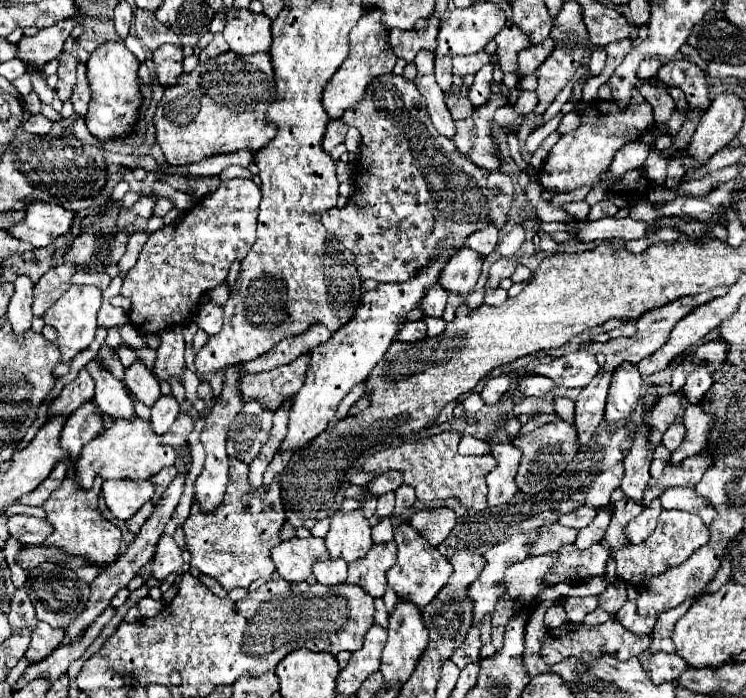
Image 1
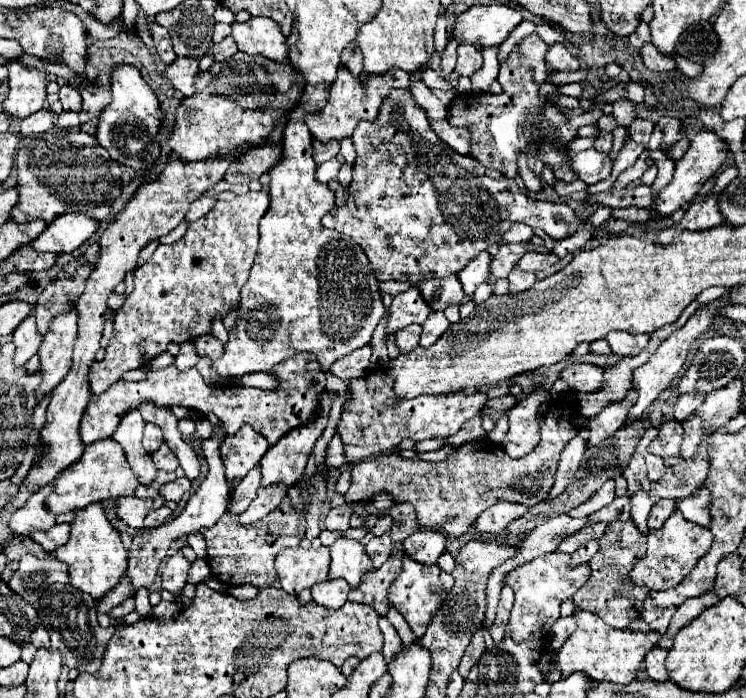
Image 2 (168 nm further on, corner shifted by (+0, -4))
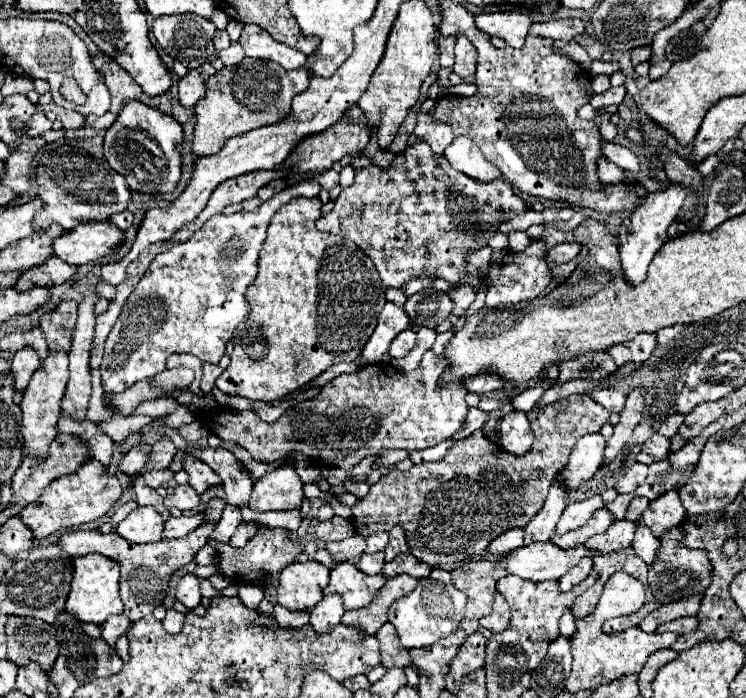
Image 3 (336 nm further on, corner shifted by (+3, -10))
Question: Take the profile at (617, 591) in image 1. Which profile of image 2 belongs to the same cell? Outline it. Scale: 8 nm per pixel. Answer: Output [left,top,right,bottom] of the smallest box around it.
[573,521,647,629]

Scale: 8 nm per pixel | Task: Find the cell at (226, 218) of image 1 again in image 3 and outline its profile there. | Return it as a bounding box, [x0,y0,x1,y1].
[100,169,339,393]

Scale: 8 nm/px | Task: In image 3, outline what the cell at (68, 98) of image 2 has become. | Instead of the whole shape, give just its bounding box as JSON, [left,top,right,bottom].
[37,102,86,129]

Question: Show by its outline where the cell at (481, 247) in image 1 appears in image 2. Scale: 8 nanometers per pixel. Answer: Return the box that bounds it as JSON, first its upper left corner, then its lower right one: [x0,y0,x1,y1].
[459,251,491,295]

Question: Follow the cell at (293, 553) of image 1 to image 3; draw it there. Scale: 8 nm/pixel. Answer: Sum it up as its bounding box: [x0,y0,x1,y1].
[278,561,328,611]

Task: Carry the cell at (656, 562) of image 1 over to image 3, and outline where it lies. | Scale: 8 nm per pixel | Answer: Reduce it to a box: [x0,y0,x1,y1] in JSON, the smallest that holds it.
[648,527,712,603]

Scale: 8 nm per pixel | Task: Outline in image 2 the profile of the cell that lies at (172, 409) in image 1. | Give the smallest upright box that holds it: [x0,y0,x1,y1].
[143,423,163,453]

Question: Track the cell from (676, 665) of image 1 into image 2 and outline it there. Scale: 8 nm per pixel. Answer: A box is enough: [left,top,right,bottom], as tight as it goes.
[645,647,667,681]

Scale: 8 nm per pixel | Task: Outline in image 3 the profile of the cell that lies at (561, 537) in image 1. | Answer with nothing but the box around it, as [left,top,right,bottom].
[584,521,638,553]

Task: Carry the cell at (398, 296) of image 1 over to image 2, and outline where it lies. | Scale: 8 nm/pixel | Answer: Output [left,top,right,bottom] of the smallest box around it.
[261,389,337,487]

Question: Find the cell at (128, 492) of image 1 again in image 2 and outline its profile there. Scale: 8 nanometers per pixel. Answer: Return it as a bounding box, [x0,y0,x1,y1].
[115,495,165,529]

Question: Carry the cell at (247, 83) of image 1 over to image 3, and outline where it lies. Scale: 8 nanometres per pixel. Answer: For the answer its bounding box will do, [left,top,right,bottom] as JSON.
[192,57,310,157]

